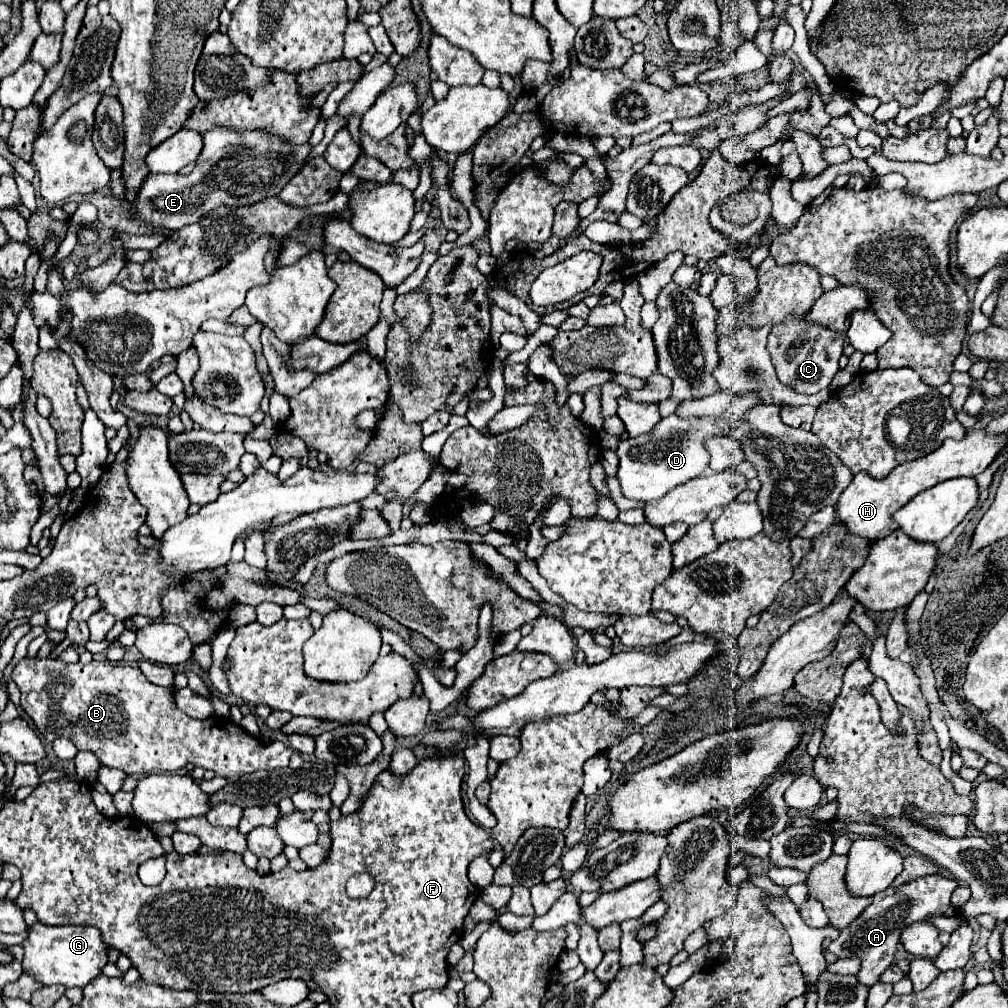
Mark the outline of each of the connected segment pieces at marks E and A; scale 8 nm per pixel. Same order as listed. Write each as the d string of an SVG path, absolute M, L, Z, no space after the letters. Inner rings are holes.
M224 127L210 129L204 135L204 149L196 161L196 167L190 175L148 175L148 179L142 183L140 193L130 203L130 213L140 221L152 223L164 231L176 231L184 225L198 223L198 219L210 215L210 211L226 205L226 207L244 207L258 201L264 201L268 197L274 197L282 191L282 187L300 173L306 157L312 151L310 143L304 145L292 145L286 143L286 139L278 139L276 135L270 135L268 131L226 131Z
M926 875L896 889L888 887L886 891L874 895L874 903L848 929L840 931L838 939L832 941L828 949L838 957L860 957L862 967L856 973L856 979L862 985L870 987L892 965L902 929L914 921L928 921L930 913L942 915L950 907L950 895L956 887L958 881L954 877L942 877L942 875Z

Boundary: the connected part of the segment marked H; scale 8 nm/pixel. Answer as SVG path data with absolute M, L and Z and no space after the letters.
M972 429L960 441L946 439L946 443L938 447L938 451L932 451L930 455L924 455L922 459L898 465L882 481L876 481L872 475L858 473L838 499L838 507L836 507L838 519L854 535L862 535L872 541L884 539L886 535L890 535L890 531L898 529L898 523L894 523L892 515L900 507L904 507L912 497L916 497L918 493L946 479L976 477L996 459L996 455L1004 449L1004 445L1006 445L1006 435L992 435L992 433L986 433L984 429Z

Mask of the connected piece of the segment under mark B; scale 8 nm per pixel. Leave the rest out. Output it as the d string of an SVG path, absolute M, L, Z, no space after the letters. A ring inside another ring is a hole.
M50 656L44 659L24 657L14 667L12 681L18 685L22 693L20 707L24 703L22 709L32 717L34 725L46 737L46 741L68 737L80 751L92 751L102 765L122 769L128 775L178 771L184 769L186 763L192 763L214 771L226 781L238 781L242 775L254 773L258 769L288 767L292 757L292 747L288 747L286 743L282 741L262 743L226 717L212 715L210 719L204 721L186 717L182 711L178 711L172 691L150 683L136 667L118 667L108 661L92 661L88 665L82 663L68 665Z

